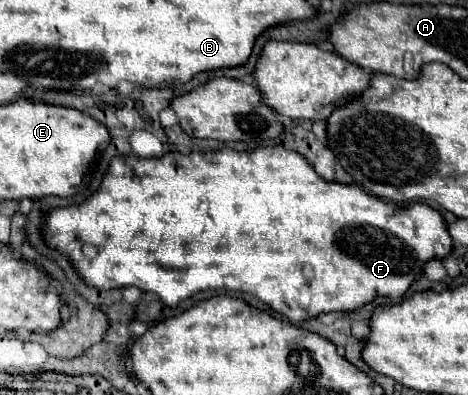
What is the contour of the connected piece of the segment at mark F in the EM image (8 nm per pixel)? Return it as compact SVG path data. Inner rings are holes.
M260 148L252 152L236 152L236 150L222 150L222 152L168 152L160 158L138 158L138 156L120 156L114 158L108 174L102 180L100 190L90 196L86 202L78 206L68 206L68 208L56 208L46 216L44 222L44 240L52 246L64 252L74 268L80 272L82 280L88 286L94 286L98 290L112 290L112 288L126 288L126 286L136 286L144 292L156 294L166 306L176 308L182 300L194 296L200 290L238 290L238 292L248 292L256 298L260 298L264 304L270 308L282 312L288 316L292 322L304 322L312 320L318 314L324 312L352 312L368 302L372 302L376 296L386 296L386 298L400 298L412 282L422 274L424 264L434 260L434 258L446 258L452 252L452 238L448 234L448 226L442 218L442 214L428 204L416 202L410 206L396 206L388 204L376 196L366 194L358 186L348 186L340 182L326 182L322 176L316 174L316 170L306 162L304 156L298 152L290 152L284 148ZM310 264L314 270L312 280L308 280L302 274L302 268Z

